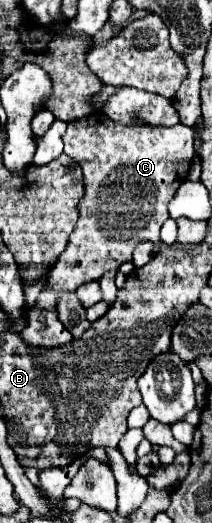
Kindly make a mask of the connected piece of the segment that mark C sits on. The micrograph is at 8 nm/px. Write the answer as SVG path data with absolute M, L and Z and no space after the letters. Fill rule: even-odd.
M94 112L84 120L68 122L68 128L62 136L64 152L82 166L84 174L84 198L78 206L82 206L82 224L72 230L66 250L58 256L54 268L50 270L48 286L40 292L36 305L27 313L28 328L20 332L26 344L32 346L62 346L72 340L72 334L56 320L54 308L56 299L64 292L75 292L82 284L99 280L106 270L118 270L124 262L132 262L132 252L138 242L152 242L154 256L160 252L160 228L168 220L168 200L172 200L172 192L188 178L188 170L194 158L194 130L176 124L176 126L148 126L142 122L122 124L114 122L104 112Z

